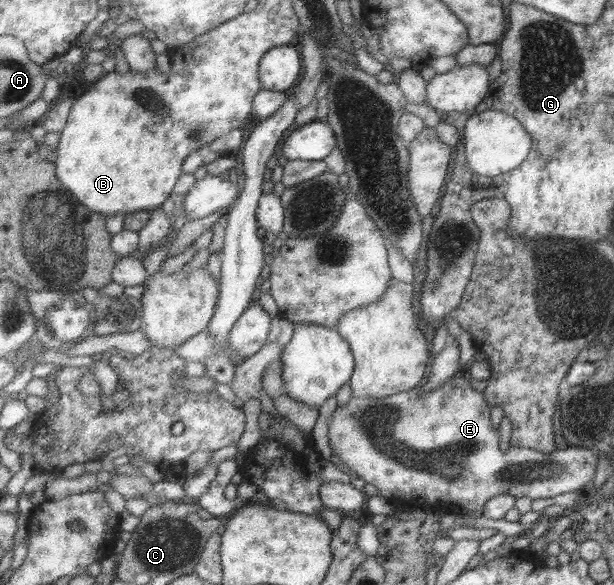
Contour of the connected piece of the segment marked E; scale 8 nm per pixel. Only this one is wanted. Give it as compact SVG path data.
M465 373L458 374L452 379L449 379L444 385L437 387L434 391L430 391L424 397L420 397L421 387L411 389L391 395L383 398L357 398L351 397L349 403L345 406L338 406L333 413L331 424L329 425L329 444L331 450L337 458L340 458L342 462L347 464L351 468L352 472L357 473L361 479L366 483L375 485L381 496L387 498L397 497L397 499L403 499L407 501L408 505L412 507L419 507L424 505L432 505L440 512L445 514L453 514L456 517L465 517L467 513L473 513L473 511L479 511L483 513L485 509L485 503L493 497L497 497L501 494L509 494L518 497L530 497L534 499L543 499L548 497L555 497L561 493L567 493L571 491L584 492L587 485L595 476L597 468L597 453L591 451L590 448L579 448L577 446L569 446L567 449L556 450L552 453L545 454L544 452L535 451L529 448L515 448L510 447L508 451L501 451L499 446L500 432L498 429L494 429L491 423L491 407L487 404L487 400L484 399L483 393L475 391L471 385L471 379L469 379Z

